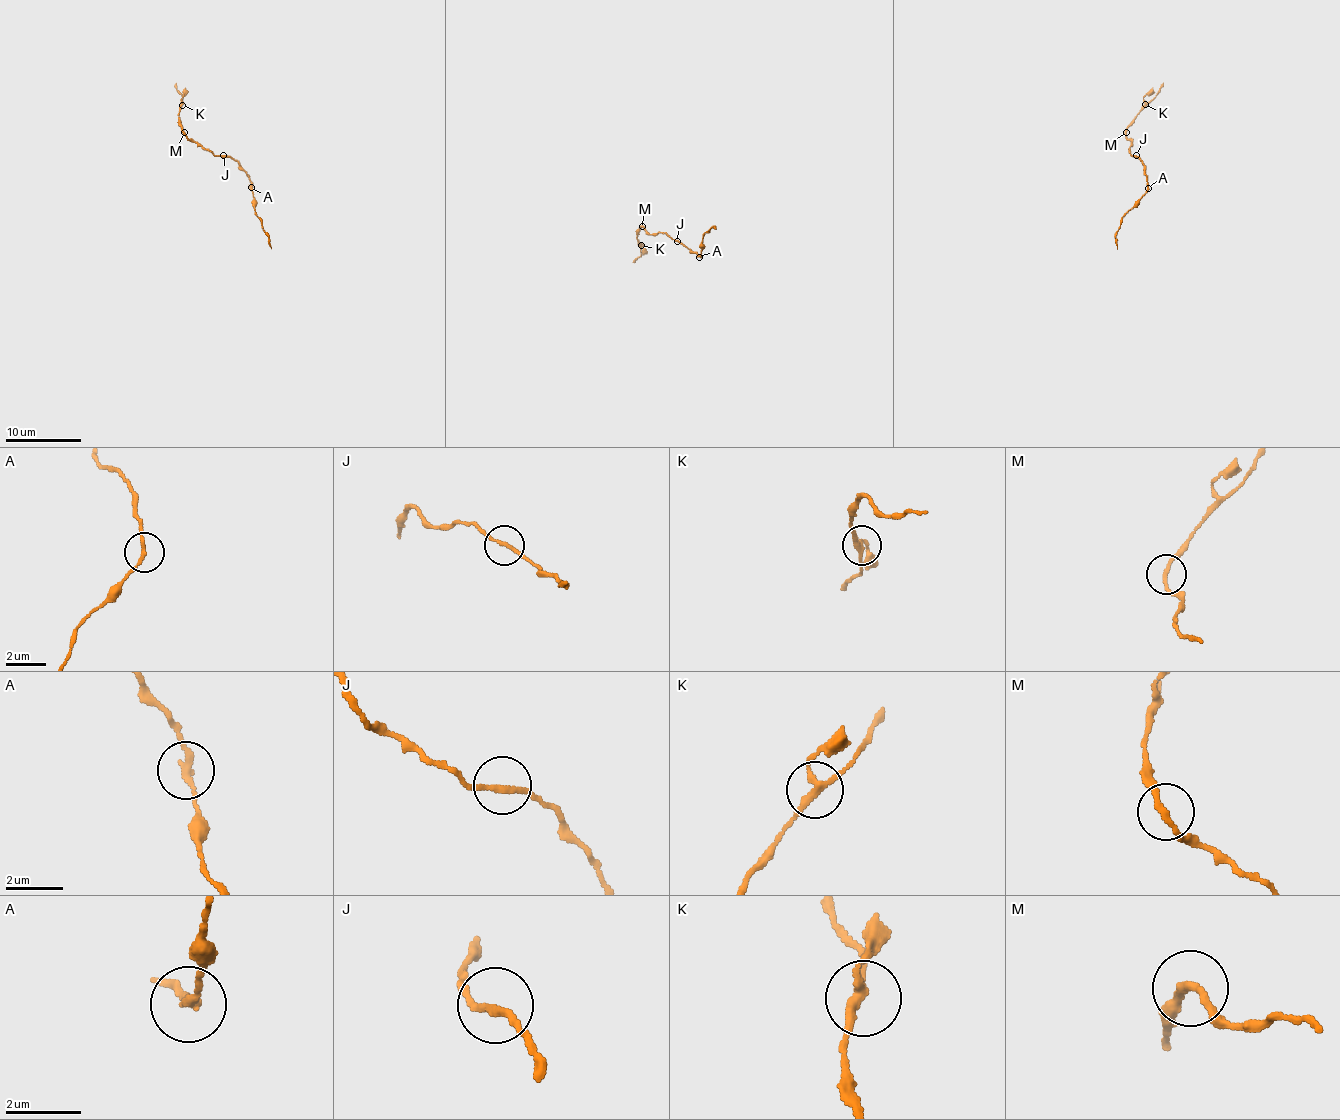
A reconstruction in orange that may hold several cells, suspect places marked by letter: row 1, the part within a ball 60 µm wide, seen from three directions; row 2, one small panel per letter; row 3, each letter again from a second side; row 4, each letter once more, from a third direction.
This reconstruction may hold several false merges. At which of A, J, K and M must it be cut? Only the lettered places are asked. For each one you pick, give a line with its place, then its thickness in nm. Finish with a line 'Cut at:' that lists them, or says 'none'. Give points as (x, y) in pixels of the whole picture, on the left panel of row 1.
A: place (251, 187); calibre 180 nm
Cut at: A

